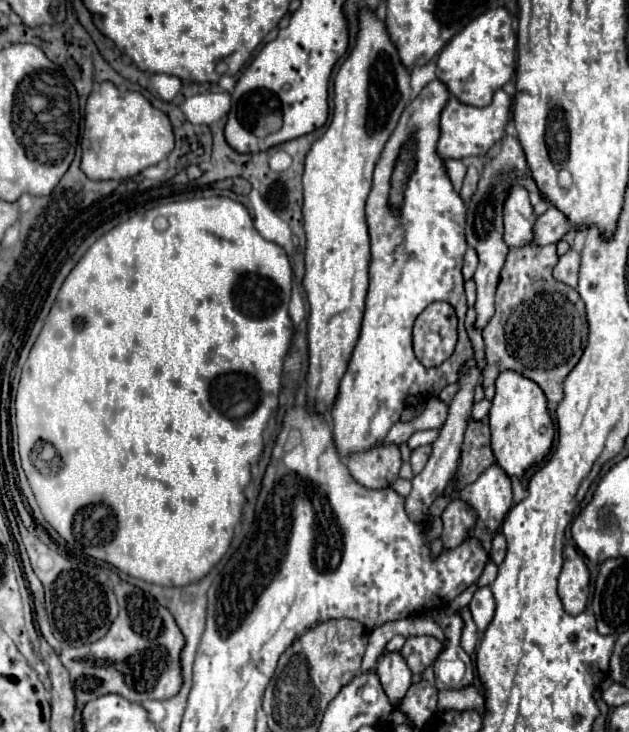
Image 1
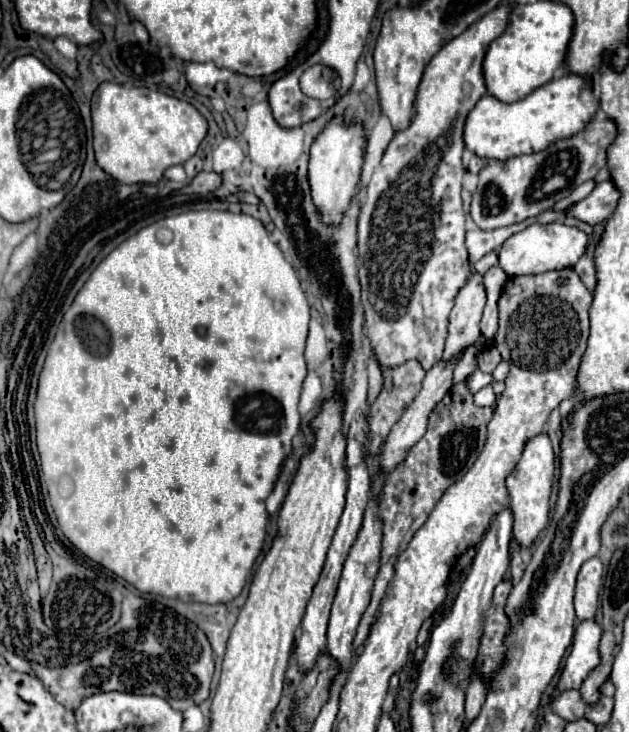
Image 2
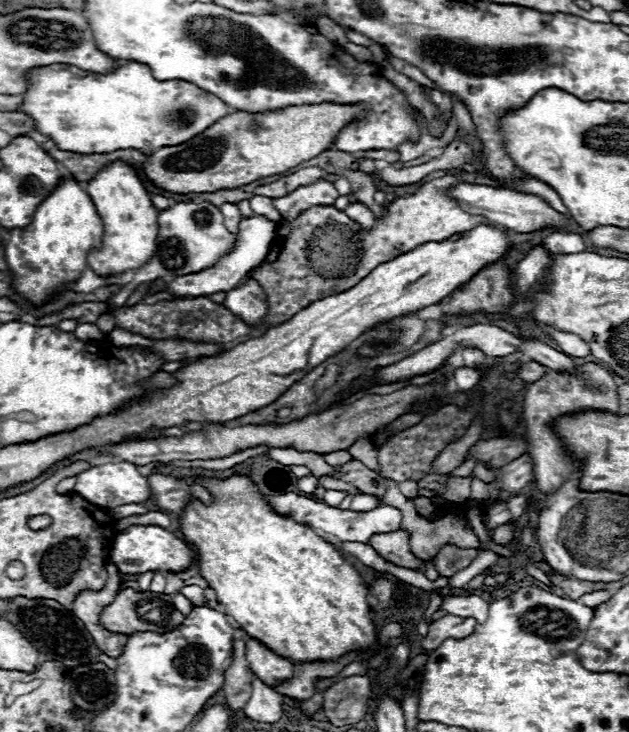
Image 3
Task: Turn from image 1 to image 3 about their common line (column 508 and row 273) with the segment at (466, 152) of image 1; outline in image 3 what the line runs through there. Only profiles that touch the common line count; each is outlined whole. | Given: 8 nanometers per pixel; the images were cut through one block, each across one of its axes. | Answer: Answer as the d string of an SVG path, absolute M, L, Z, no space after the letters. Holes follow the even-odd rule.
M114 160L106 164L102 170L96 172L96 176L84 184L84 190L92 198L102 222L102 244L96 250L90 250L88 264L98 276L112 276L122 274L130 268L140 268L144 262L148 262L156 250L156 238L158 238L158 224L156 216L158 210L150 200L150 194L146 186L142 184L136 170L122 162Z

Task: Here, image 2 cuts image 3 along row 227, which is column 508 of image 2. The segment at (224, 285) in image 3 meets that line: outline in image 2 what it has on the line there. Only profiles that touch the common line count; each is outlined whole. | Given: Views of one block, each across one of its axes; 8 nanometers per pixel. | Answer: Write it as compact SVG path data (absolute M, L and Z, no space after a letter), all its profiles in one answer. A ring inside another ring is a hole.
M552 222L552 224L532 224L526 230L512 234L500 248L500 268L508 276L518 276L518 274L542 274L548 270L562 270L562 268L572 268L580 256L588 248L588 234L564 226L562 222Z

